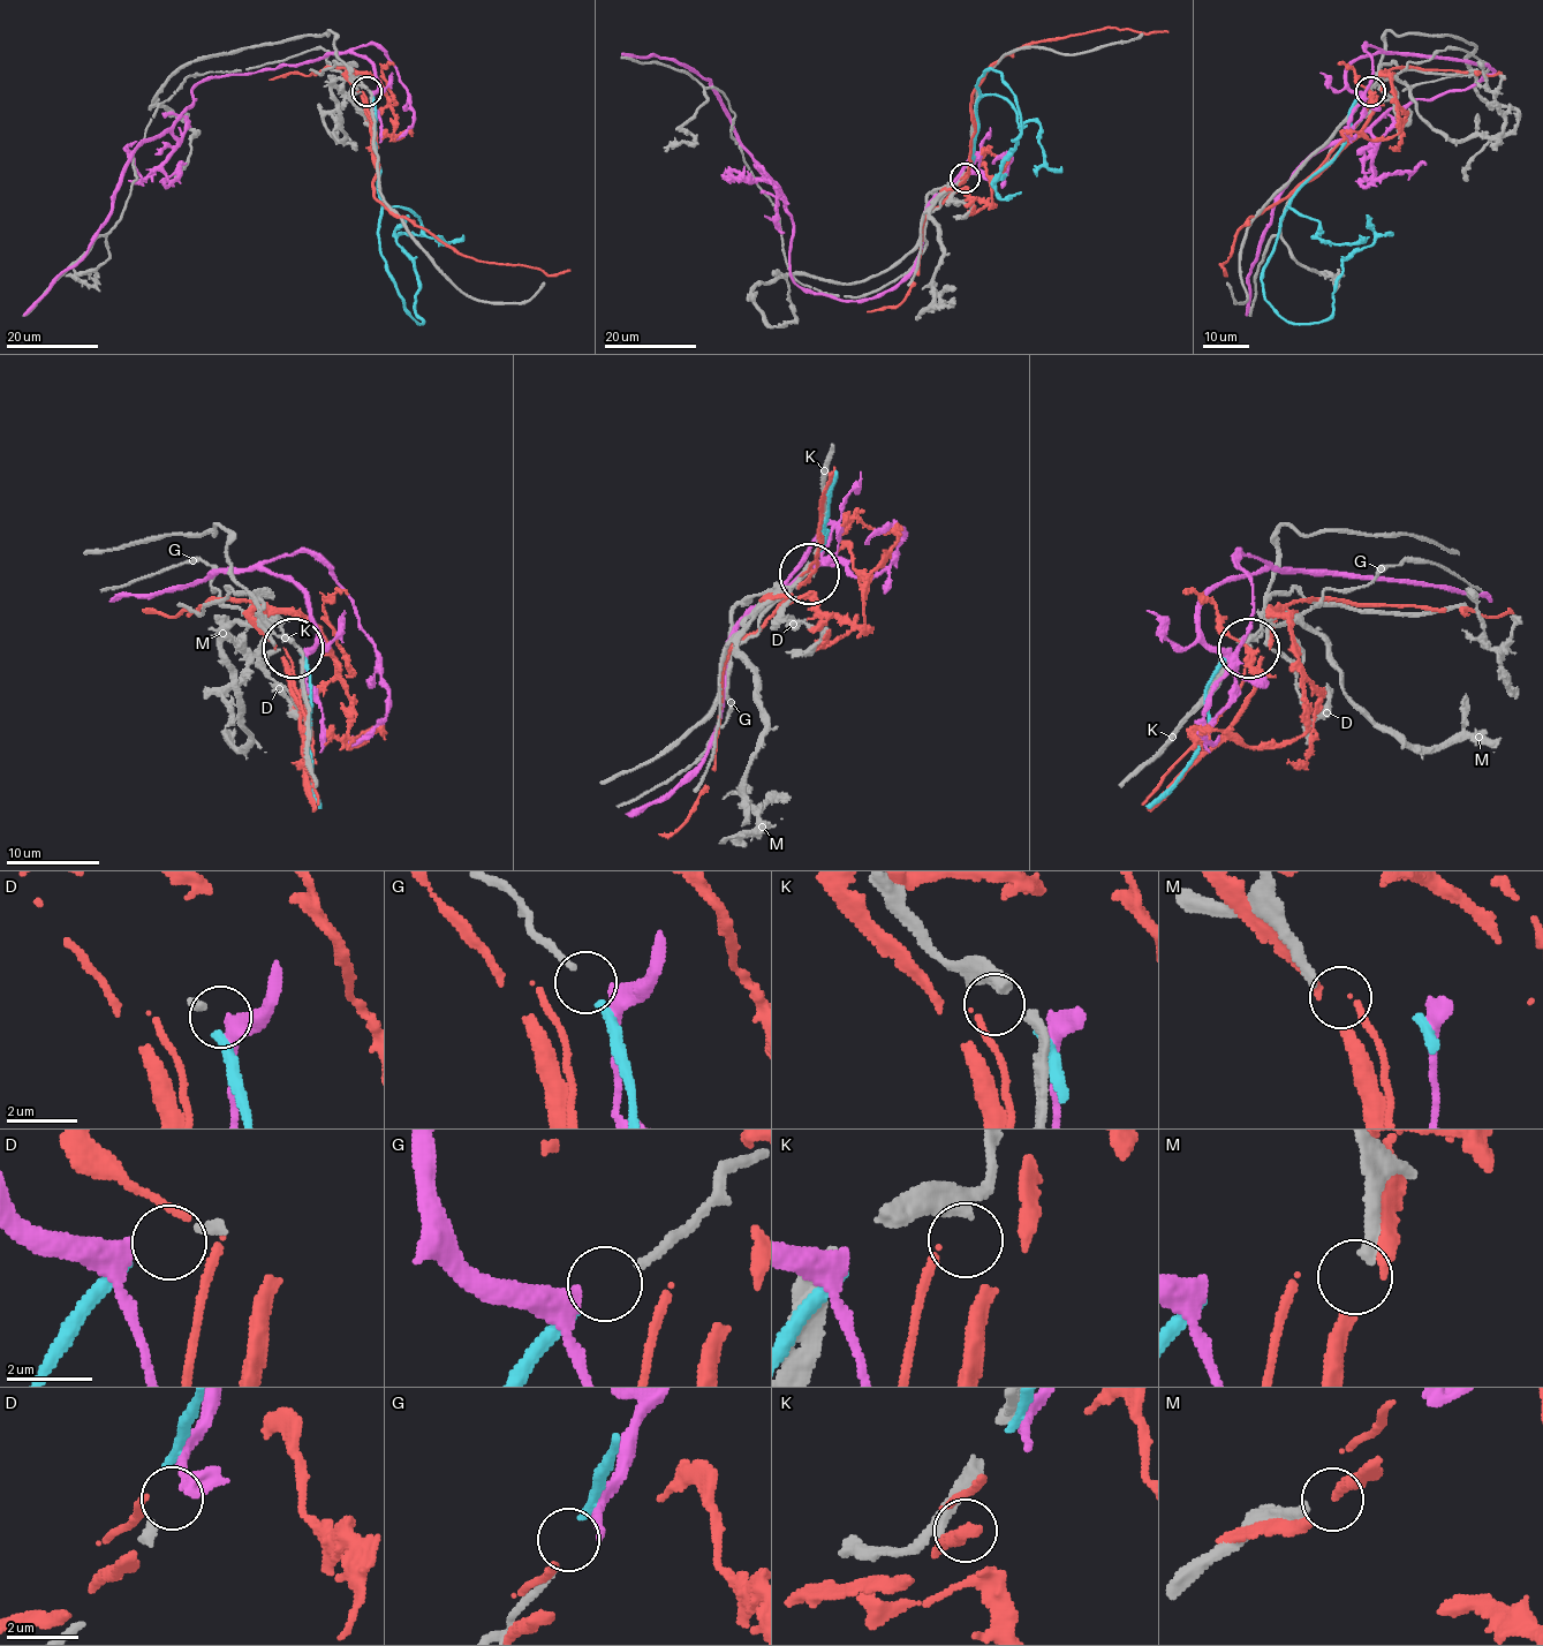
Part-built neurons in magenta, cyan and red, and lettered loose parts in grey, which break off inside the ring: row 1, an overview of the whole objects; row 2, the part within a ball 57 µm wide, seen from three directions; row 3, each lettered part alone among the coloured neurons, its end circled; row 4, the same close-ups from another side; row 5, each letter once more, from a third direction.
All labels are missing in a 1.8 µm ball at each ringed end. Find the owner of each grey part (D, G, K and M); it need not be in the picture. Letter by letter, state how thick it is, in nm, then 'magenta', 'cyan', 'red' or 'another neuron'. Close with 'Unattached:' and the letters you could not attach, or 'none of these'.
D: 240 nm thick; magenta
G: 190 nm thick; cyan
K: 400 nm thick; another neuron
M: 320 nm thick; another neuron
Unattached: K, M

